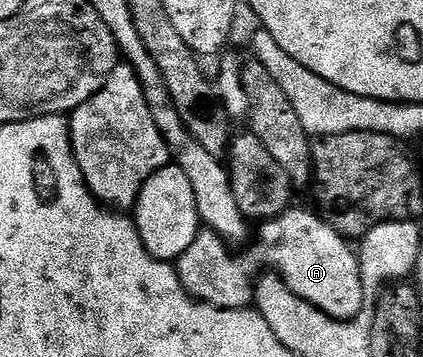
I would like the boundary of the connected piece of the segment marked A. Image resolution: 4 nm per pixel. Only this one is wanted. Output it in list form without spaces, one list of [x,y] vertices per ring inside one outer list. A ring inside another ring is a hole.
[[[297,206],[273,216],[271,220],[265,221],[258,232],[258,241],[254,244],[250,256],[233,256],[231,249],[225,240],[222,240],[209,230],[199,231],[198,237],[184,250],[184,254],[176,261],[178,277],[182,288],[188,295],[199,300],[202,304],[211,304],[217,308],[250,308],[254,299],[254,286],[256,273],[259,271],[258,264],[267,264],[267,269],[273,270],[304,302],[316,306],[326,316],[333,320],[353,320],[359,316],[367,303],[366,287],[362,285],[362,265],[359,257],[349,248],[347,237],[341,236],[331,224],[326,223],[321,216],[313,211],[305,212]]]

